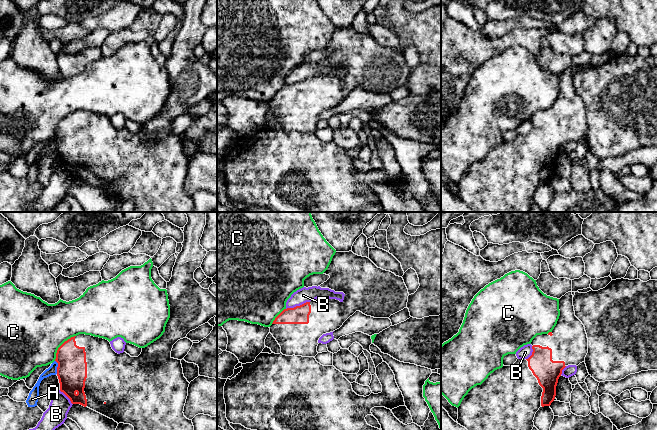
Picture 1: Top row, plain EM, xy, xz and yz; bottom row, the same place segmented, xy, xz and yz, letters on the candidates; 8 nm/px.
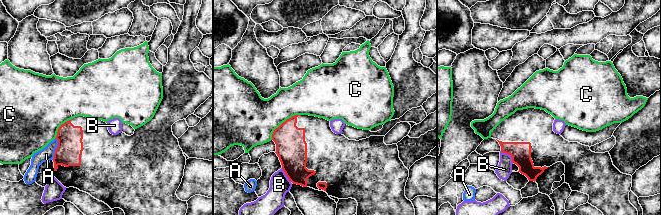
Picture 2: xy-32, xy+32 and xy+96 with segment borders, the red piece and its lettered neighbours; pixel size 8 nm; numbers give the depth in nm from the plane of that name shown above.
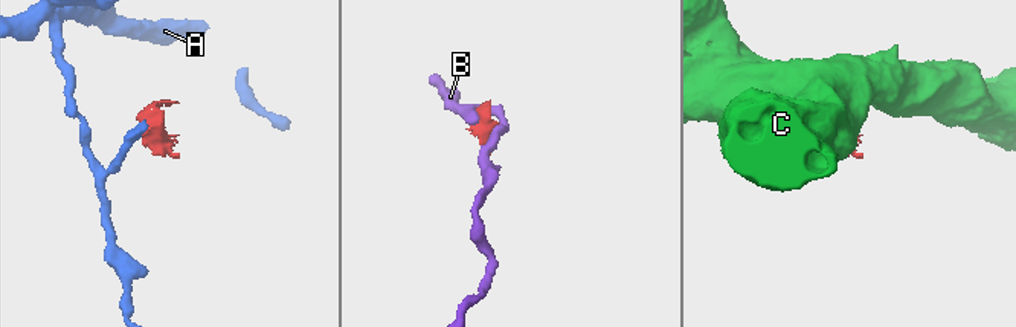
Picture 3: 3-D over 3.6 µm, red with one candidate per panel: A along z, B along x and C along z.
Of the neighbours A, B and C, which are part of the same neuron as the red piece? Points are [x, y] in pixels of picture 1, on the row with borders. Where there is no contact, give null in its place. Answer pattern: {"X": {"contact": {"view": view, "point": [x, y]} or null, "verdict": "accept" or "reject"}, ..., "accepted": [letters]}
{"A": {"contact": {"view": "xy", "point": [57, 367]}, "verdict": "reject"}, "B": {"contact": {"view": "xz", "point": [297, 306]}, "verdict": "reject"}, "C": {"contact": {"view": "xy", "point": [60, 346]}, "verdict": "reject"}, "accepted": []}

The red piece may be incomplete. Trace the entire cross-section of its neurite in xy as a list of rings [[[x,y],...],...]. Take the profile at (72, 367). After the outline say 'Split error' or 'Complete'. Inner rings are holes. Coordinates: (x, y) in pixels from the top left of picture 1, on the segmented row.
[[[185,212],[188,222],[184,227],[184,241],[182,251],[178,254],[172,271],[172,277],[167,282],[167,294],[170,305],[170,318],[163,335],[142,348],[138,357],[131,357],[126,352],[116,353],[108,340],[91,335],[79,334],[65,341],[57,350],[55,361],[58,363],[57,376],[60,391],[72,404],[88,407],[115,422],[130,424],[134,430],[194,430],[192,420],[184,416],[184,406],[188,396],[189,382],[184,377],[181,360],[171,357],[173,345],[187,334],[207,323],[217,315],[217,297],[209,289],[204,289],[194,279],[194,272],[199,268],[207,251],[200,245],[206,212]]]. Split error

